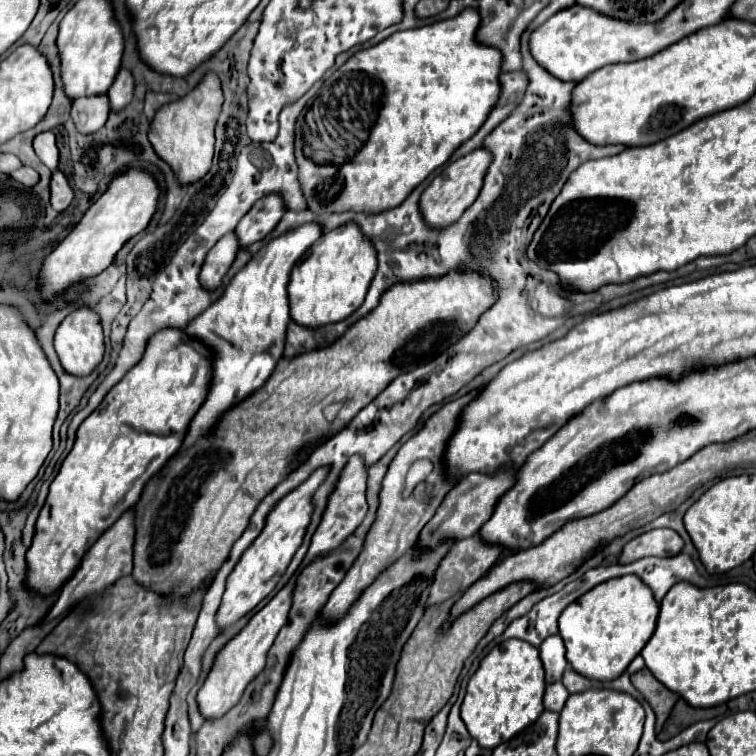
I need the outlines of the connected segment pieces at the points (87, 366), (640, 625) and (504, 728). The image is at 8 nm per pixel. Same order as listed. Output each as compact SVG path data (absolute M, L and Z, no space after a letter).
M80 308L66 316L56 330L54 348L68 374L78 378L92 374L104 356L104 334L98 314Z
M634 574L612 578L594 586L594 590L586 592L582 598L574 600L560 616L560 636L566 646L566 660L572 664L578 674L594 680L614 680L618 678L628 664L640 654L644 644L650 640L658 618L658 602L652 596L652 590Z
M506 640L484 656L478 670L470 678L460 708L462 720L482 748L496 748L538 720L538 716L544 712L544 688L546 682L538 648L530 646L528 642Z

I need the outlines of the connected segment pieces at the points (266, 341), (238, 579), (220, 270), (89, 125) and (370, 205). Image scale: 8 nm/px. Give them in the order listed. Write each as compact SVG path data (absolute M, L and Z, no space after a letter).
M302 224L272 238L230 280L224 294L186 326L186 334L212 346L214 378L206 402L190 422L184 446L190 446L198 436L206 434L226 408L238 404L242 398L258 390L272 374L276 362L284 354L286 326L290 322L290 298L288 298L290 270L296 264L296 260L320 236L322 236L320 224Z
M320 468L316 470L306 482L302 482L296 490L286 494L268 514L266 524L260 532L260 536L244 550L242 558L230 572L226 580L226 592L222 596L222 604L216 614L216 626L222 632L224 628L236 624L240 618L244 618L250 610L254 610L278 584L280 576L286 572L294 552L300 548L306 526L310 524L312 516L312 494L320 486L320 482L326 478L326 470Z
M230 232L230 234L226 234L226 238L222 238L222 242L218 242L210 250L210 254L206 256L206 262L202 266L202 272L200 272L202 286L206 286L208 290L214 290L220 286L224 274L228 272L228 268L232 266L234 258L236 258L238 248L240 248L238 236L236 236L236 232Z
M94 96L74 100L70 114L82 134L92 134L104 126L108 112L108 96Z
M466 8L450 20L438 20L434 24L426 24L420 28L392 34L390 38L378 42L376 46L358 50L330 78L324 80L318 94L312 100L308 100L306 108L302 110L302 114L298 116L298 122L296 122L296 144L294 144L296 148L294 150L296 150L296 162L300 166L300 184L304 184L302 188L304 188L304 196L306 196L310 210L320 214L320 202L322 202L324 212L344 212L344 210L380 212L380 210L394 208L422 180L426 180L438 166L442 166L462 142L466 142L468 138L472 138L478 132L478 128L486 122L488 114L492 112L492 108L502 92L502 84L500 84L502 54L498 54L498 50L494 50L494 46L482 46L482 42L478 42L478 38L476 38L478 22L480 22L478 10Z

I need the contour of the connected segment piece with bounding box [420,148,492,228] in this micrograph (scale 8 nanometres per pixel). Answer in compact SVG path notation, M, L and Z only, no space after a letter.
M478 148L472 154L466 154L460 160L448 164L442 170L442 174L438 174L432 180L432 184L422 192L420 206L422 206L422 214L426 216L426 222L436 228L444 228L456 222L462 216L462 212L478 198L490 162L492 162L492 152L488 152L486 148Z

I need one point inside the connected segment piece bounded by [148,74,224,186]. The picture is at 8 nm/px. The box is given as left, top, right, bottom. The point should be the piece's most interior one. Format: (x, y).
(182, 133)

